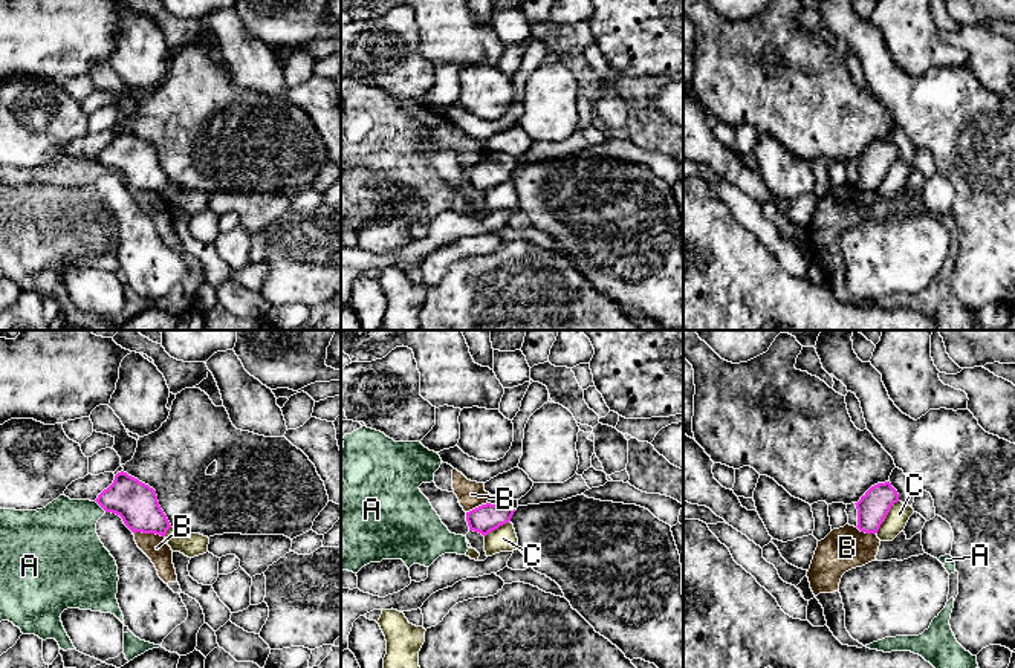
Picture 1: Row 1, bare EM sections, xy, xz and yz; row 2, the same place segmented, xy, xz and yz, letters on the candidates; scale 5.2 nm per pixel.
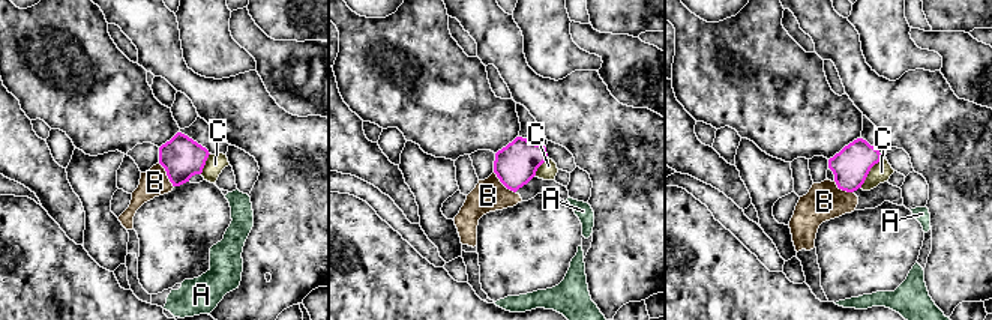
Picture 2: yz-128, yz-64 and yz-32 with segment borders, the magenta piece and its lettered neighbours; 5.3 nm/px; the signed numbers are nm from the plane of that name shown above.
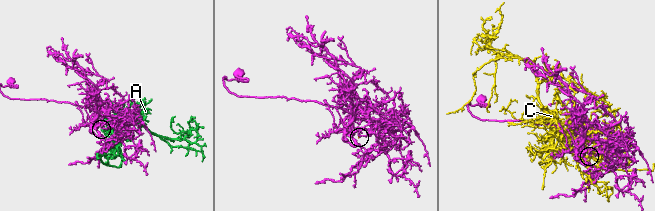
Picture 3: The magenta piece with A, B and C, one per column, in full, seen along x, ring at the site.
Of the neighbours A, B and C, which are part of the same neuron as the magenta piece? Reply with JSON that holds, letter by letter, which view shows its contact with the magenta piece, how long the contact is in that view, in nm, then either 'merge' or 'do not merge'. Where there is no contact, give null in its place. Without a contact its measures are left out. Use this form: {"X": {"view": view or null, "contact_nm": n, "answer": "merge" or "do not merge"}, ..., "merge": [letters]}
{"A": {"view": "xy", "contact_nm": 90, "answer": "do not merge"}, "B": {"view": "xy", "contact_nm": 170, "answer": "do not merge"}, "C": {"view": "yz", "contact_nm": 220, "answer": "do not merge"}, "merge": []}

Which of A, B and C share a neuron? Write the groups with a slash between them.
A B / C

